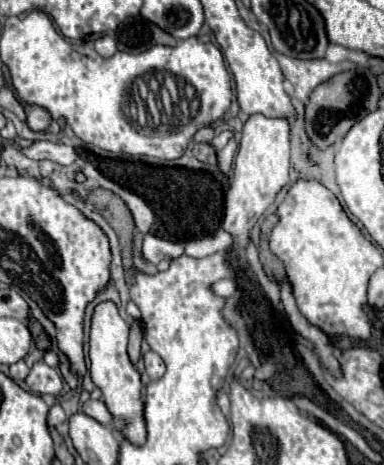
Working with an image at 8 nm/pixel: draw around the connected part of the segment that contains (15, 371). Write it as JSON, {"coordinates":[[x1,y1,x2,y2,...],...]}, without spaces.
{"coordinates":[[21,359,21,361,17,361,17,363,13,363,13,365,11,365,9,377,11,377,11,379,15,379,15,381,23,381,23,379,27,377,27,373,29,373,29,369,27,369,25,361]]}

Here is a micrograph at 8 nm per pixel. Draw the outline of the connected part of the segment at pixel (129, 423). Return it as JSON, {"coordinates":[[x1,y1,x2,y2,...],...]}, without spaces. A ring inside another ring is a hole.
{"coordinates":[[103,301,95,305,91,317,91,333,89,333,89,375,91,381,103,391,103,399,107,409,113,413,113,425,117,433,125,433,129,441,145,441,145,421,141,421,141,377,133,363,127,357,127,321,119,315,119,309,113,301]]}

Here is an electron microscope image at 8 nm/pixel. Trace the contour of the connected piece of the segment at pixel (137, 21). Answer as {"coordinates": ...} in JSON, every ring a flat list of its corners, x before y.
{"coordinates":[[129,17,117,31,117,43,121,51,141,53,147,51,153,45,165,45,175,47,177,39,169,37,163,29,157,29,157,25,145,21,143,17]]}

